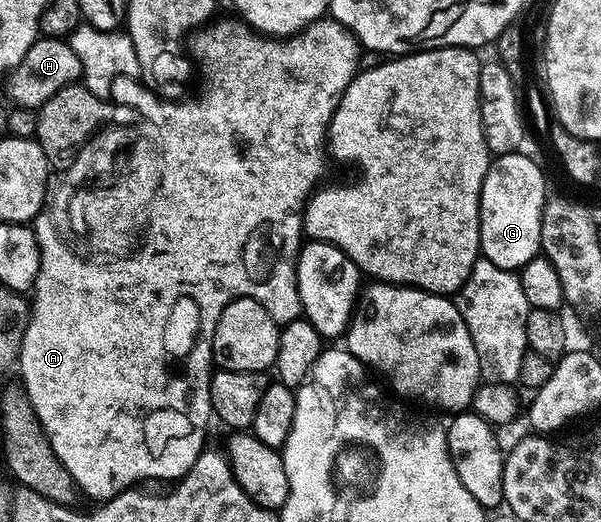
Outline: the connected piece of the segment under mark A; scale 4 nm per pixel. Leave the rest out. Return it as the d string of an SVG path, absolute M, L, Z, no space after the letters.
M330 17L310 23L304 31L298 31L290 37L261 35L251 30L246 23L232 19L224 23L212 22L194 32L194 58L199 58L212 75L211 88L196 103L166 103L158 99L149 88L142 87L138 78L117 77L117 81L113 81L110 102L115 105L120 103L128 112L136 107L144 110L151 115L151 119L155 119L155 123L159 123L159 131L163 131L169 156L167 179L163 179L163 197L131 199L131 203L127 203L127 199L95 199L95 167L75 167L68 162L59 180L56 183L54 180L48 186L43 208L33 220L33 230L39 242L39 276L35 278L33 298L30 300L31 316L25 329L17 371L23 374L21 386L27 391L29 401L47 434L49 445L53 445L53 453L57 453L61 465L69 469L80 492L86 498L88 495L91 499L99 499L95 501L106 501L134 488L138 479L178 481L204 451L207 426L213 423L209 397L209 381L213 370L211 342L225 305L235 299L252 299L261 304L269 317L273 317L273 321L280 325L291 323L303 315L301 297L295 290L295 264L304 238L302 210L320 182L318 179L323 155L325 159L327 126L331 123L339 98L357 74L355 62L359 59L361 44L346 27Z

